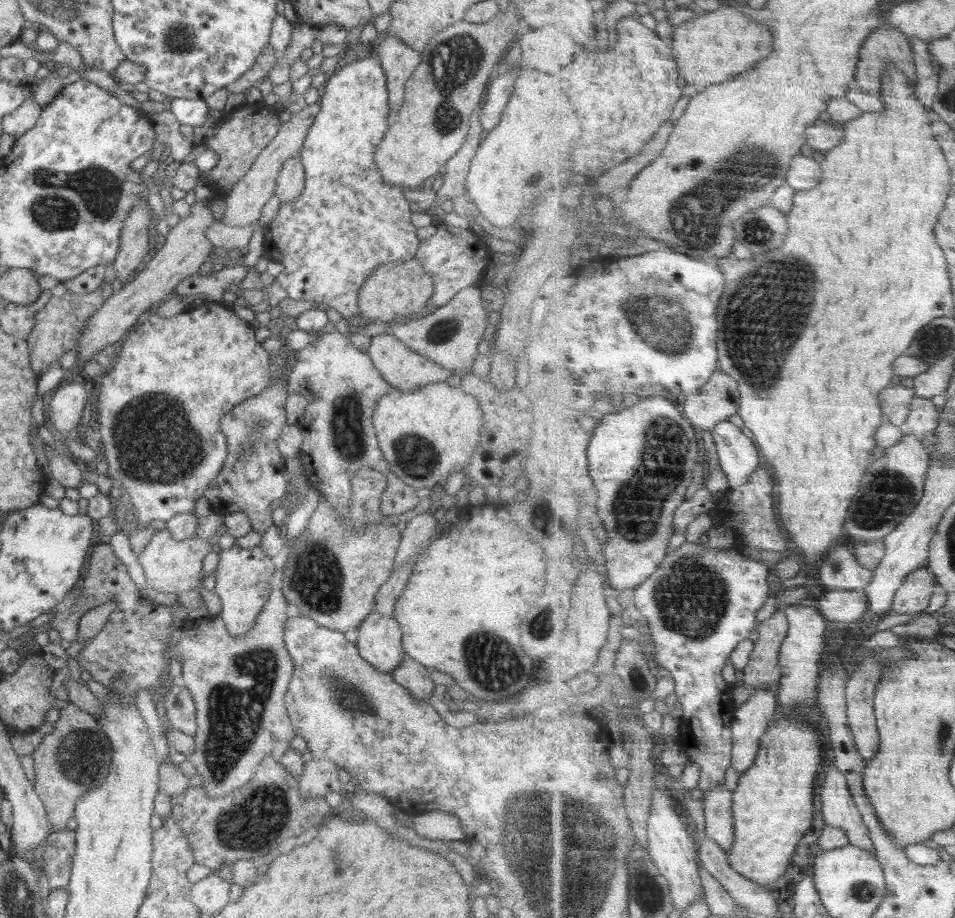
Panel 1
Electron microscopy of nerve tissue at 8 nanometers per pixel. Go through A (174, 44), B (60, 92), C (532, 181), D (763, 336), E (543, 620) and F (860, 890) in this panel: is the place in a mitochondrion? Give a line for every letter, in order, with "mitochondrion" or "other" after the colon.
A: mitochondrion
B: other
C: mitochondrion
D: mitochondrion
E: mitochondrion
F: mitochondrion

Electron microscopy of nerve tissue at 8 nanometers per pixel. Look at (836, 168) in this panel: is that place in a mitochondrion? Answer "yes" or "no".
no

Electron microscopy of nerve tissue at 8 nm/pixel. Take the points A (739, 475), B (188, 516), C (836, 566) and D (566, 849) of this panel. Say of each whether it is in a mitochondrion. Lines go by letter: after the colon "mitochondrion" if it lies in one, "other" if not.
A: other
B: other
C: mitochondrion
D: mitochondrion

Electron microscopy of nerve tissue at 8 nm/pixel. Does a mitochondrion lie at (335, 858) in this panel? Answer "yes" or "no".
yes

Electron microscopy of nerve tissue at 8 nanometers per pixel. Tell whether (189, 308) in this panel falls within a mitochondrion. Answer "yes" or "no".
no

